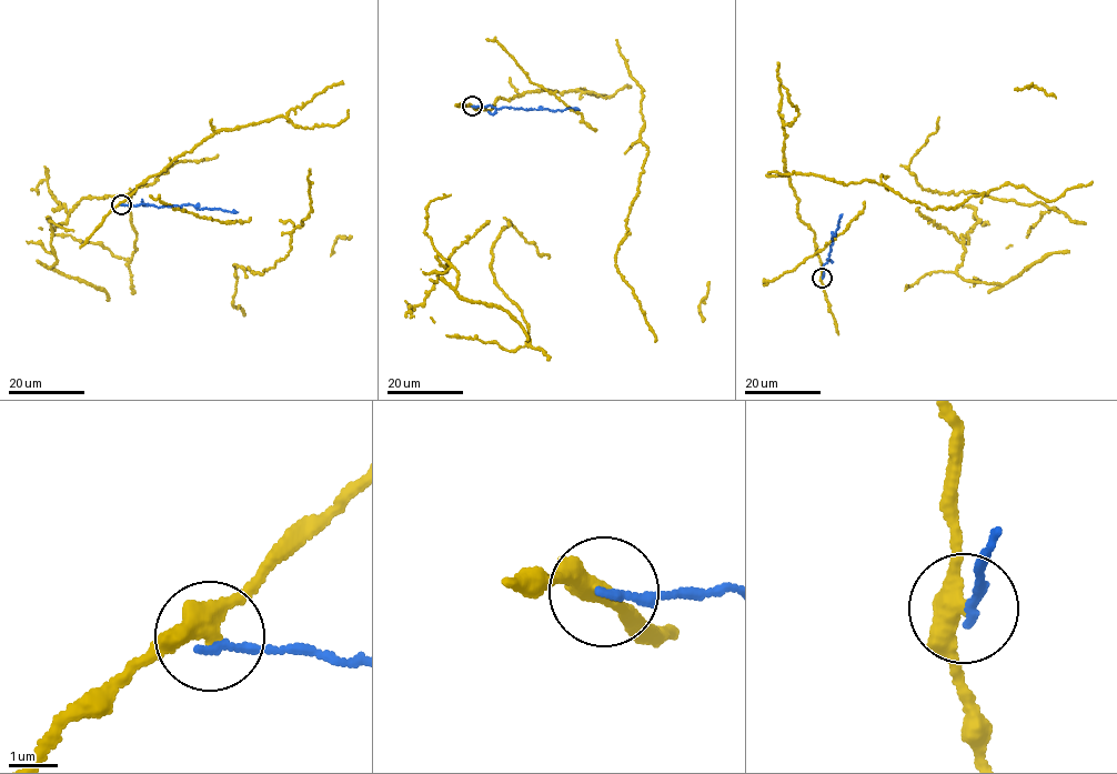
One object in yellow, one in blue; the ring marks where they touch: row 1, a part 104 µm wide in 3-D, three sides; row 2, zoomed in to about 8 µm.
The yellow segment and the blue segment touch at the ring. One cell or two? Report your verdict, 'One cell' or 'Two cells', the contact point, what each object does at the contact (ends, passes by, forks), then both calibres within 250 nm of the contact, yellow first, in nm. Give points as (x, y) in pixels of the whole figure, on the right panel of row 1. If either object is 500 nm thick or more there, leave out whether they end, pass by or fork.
Two cells. Place: (822, 278). At the ring yellow passes by. At the ring blue ends. Thickness 380 nm (yellow) against 180 nm

